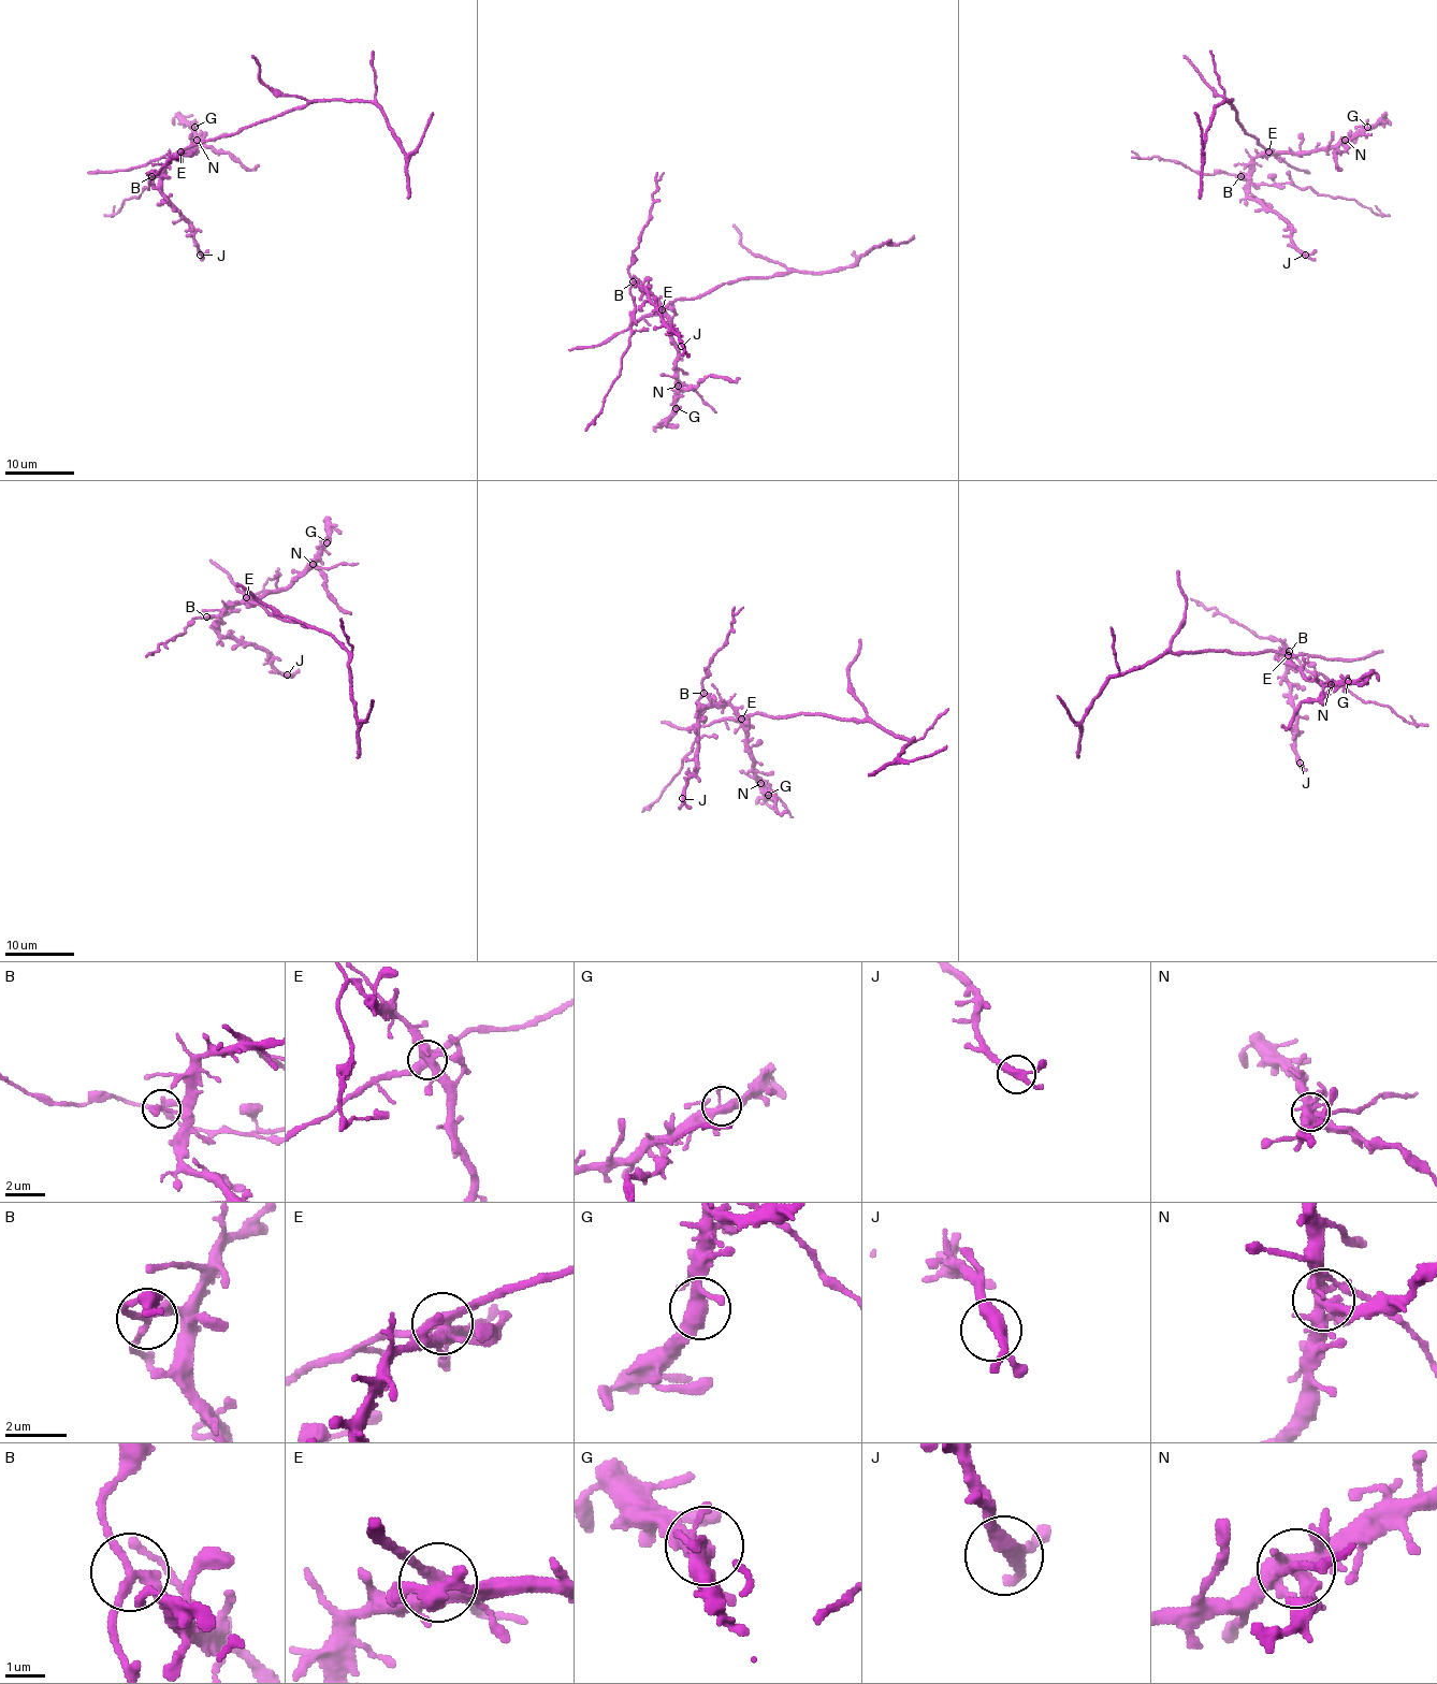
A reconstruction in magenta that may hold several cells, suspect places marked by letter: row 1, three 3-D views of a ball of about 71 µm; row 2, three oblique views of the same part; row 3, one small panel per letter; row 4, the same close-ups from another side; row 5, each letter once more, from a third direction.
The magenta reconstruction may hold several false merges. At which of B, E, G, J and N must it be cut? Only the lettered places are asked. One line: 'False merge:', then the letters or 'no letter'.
False merge: B, E, N

